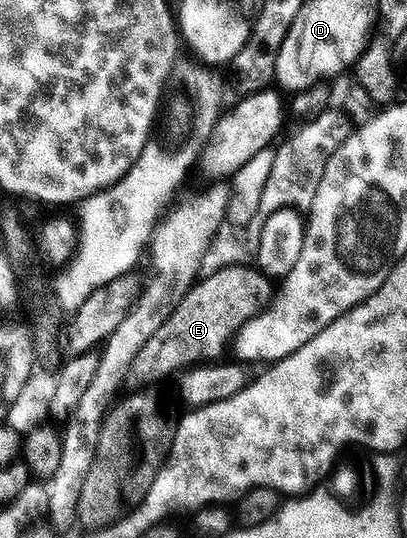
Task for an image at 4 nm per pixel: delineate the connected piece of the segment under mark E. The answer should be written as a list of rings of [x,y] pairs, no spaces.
[[[249,264],[225,266],[210,276],[199,278],[173,306],[162,325],[140,347],[128,369],[125,386],[137,389],[146,384],[158,385],[165,375],[180,367],[184,369],[199,361],[217,360],[239,328],[265,307],[273,295],[271,278]]]

